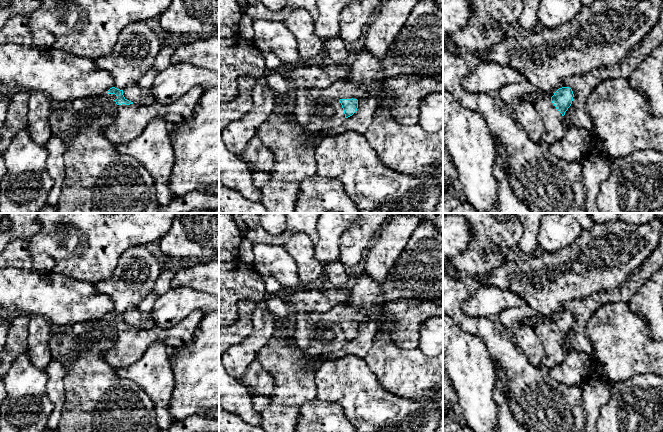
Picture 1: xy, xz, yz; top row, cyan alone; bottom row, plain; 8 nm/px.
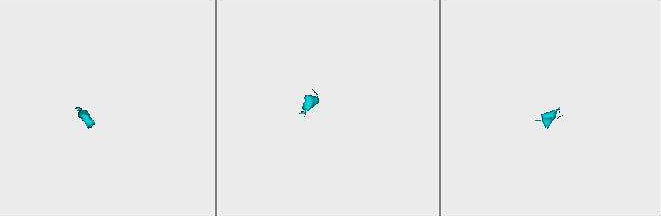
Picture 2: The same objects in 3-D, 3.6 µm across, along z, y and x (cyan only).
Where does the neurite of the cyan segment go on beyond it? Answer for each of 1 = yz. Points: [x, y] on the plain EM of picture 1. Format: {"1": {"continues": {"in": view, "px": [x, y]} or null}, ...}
{"1": {"continues": {"in": "yz", "px": [552, 343]}}}

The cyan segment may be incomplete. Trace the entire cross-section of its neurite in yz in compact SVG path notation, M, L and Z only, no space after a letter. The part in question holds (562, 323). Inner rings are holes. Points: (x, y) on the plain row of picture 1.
M562 311L551 322L541 323L534 328L545 350L542 365L550 369L563 362L566 356L563 340L571 330L573 321L571 312Z

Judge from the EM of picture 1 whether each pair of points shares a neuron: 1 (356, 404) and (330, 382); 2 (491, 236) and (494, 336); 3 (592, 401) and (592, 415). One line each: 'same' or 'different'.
1: same
2: same
3: same

